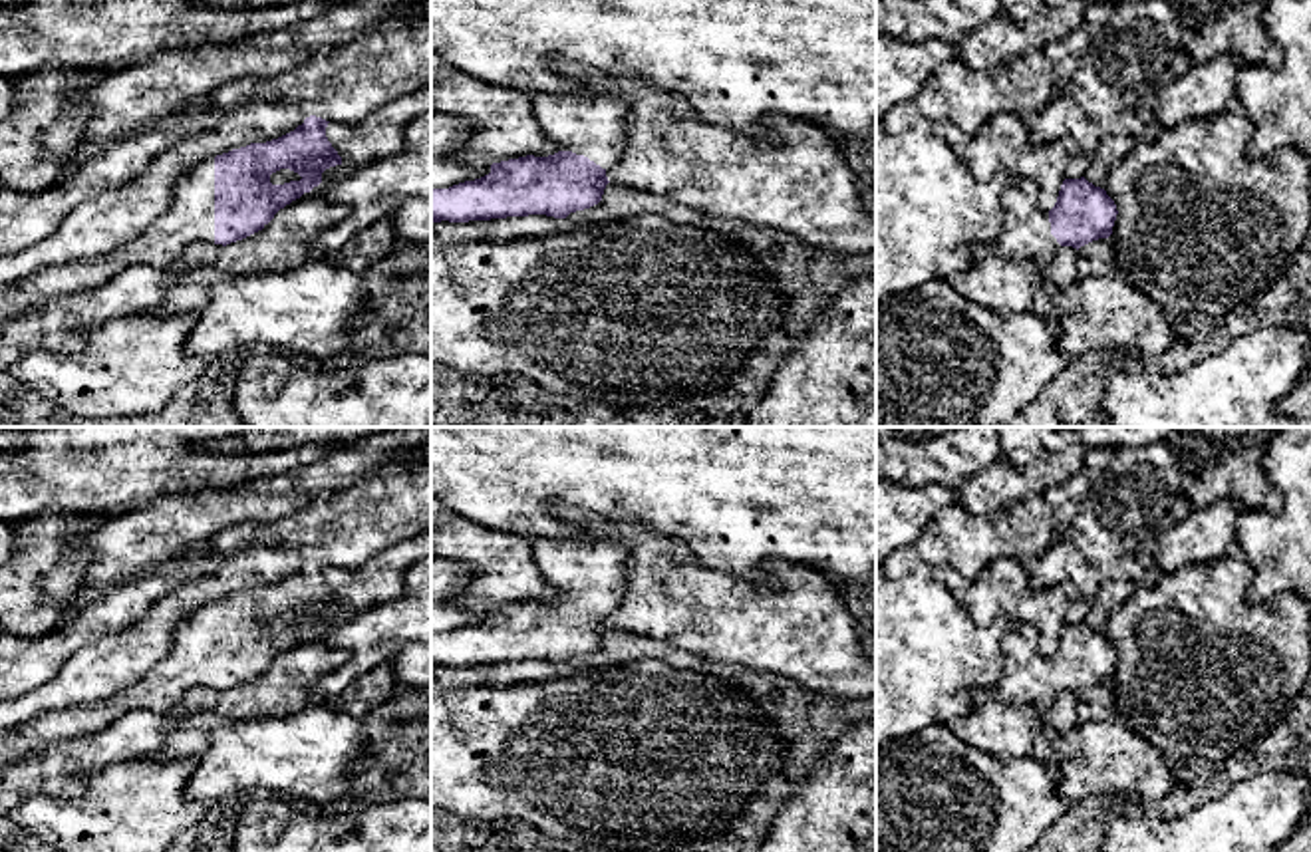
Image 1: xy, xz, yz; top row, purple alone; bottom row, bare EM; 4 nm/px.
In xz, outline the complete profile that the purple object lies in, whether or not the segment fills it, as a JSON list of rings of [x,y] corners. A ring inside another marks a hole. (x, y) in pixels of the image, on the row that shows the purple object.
[[[534,93],[530,105],[558,151],[493,163],[481,179],[431,189],[431,222],[528,214],[566,218],[602,201],[610,183],[606,171],[630,141],[624,105],[600,93]]]

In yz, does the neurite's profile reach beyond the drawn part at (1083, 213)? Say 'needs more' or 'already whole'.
needs more

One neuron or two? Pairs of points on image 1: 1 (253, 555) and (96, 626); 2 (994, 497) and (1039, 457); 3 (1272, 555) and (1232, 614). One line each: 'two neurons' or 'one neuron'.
1: two neurons
2: one neuron
3: two neurons

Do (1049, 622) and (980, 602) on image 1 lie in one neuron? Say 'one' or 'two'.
one

